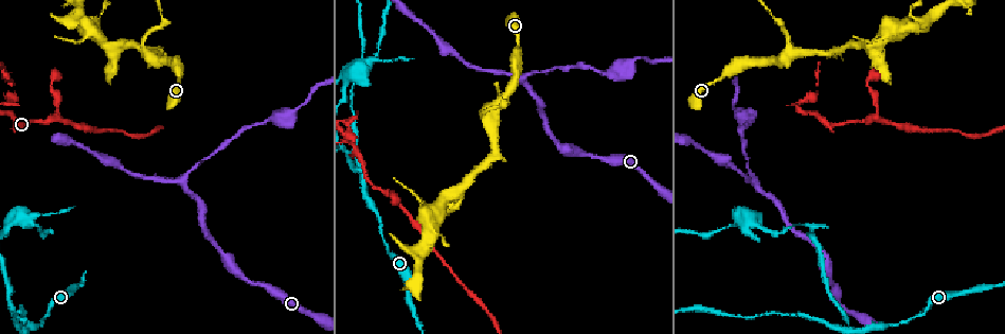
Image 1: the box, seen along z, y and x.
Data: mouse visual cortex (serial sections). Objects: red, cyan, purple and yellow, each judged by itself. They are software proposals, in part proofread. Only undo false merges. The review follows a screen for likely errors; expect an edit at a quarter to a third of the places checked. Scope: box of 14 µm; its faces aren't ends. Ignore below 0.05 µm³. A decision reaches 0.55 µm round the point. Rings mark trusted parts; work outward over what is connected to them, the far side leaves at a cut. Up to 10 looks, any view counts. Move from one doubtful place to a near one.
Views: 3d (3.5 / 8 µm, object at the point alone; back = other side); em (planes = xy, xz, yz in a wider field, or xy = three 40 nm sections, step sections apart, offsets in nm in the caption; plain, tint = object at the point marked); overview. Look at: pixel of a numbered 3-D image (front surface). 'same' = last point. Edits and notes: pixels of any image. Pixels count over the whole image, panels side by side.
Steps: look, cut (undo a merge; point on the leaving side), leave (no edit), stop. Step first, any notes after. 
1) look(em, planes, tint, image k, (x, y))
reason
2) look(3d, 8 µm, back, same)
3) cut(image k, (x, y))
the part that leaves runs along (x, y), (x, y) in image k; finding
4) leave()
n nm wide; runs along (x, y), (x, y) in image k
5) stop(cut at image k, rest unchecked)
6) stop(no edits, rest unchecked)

look(3d, 3.5 µm, image 1, (501, 105))
abrupt turn

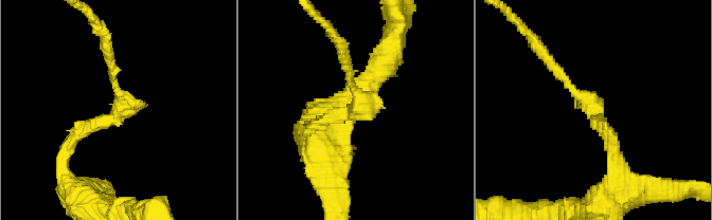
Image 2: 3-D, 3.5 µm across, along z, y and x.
look(em, xy, step 1, tint, image 2, (357, 112))

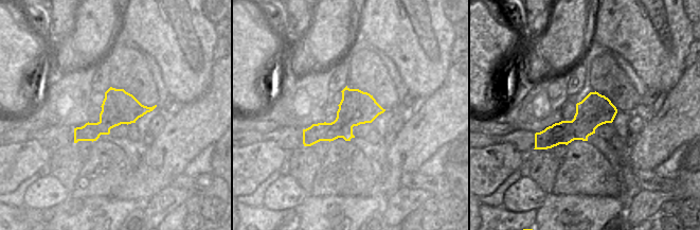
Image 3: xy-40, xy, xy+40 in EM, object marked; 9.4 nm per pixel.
look(em, xy, step 3, tint, same)

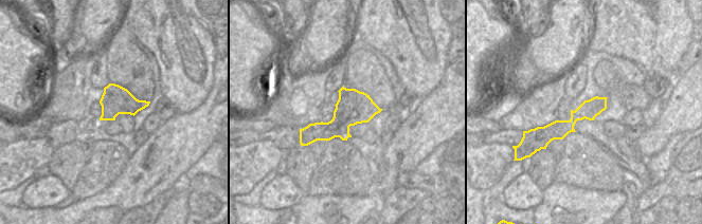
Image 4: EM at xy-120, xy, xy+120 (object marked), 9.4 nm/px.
cut(image 2, (544, 55))
the part that leaves runs along (567, 83), (532, 37), (527, 37) in image 2; two cells meet here

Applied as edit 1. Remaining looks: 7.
look(overview)
see it whole again

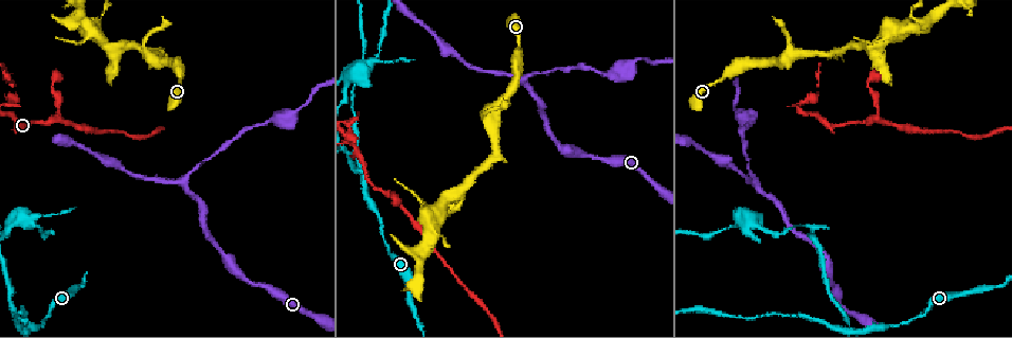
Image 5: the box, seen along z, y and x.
look(3d, 3.5 µm, image 5, (55, 121))
three-way junction

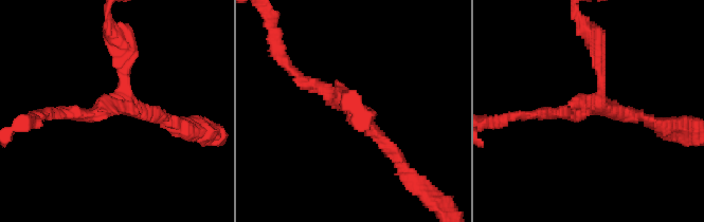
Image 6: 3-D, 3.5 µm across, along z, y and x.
look(em, xy, step 1, tint, image 6, (119, 106))
shape alone is not enough

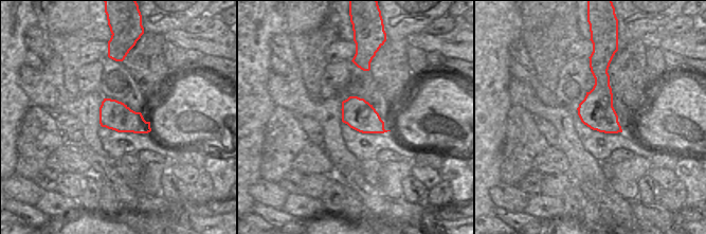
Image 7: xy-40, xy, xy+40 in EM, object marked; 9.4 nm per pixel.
leave()
runs along (298, 74), (362, 117), (401, 164) in image 6; all the same cell

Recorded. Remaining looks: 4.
look(3d, 3.5 µm, image 5, (818, 92))
narrows sharply

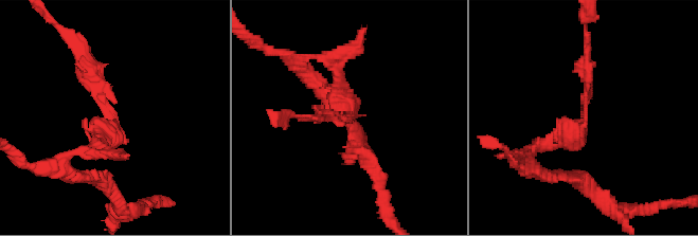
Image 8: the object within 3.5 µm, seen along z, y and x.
look(em, xy, step 2, tint, image 8, (340, 115))
arms of 150, 200 nm

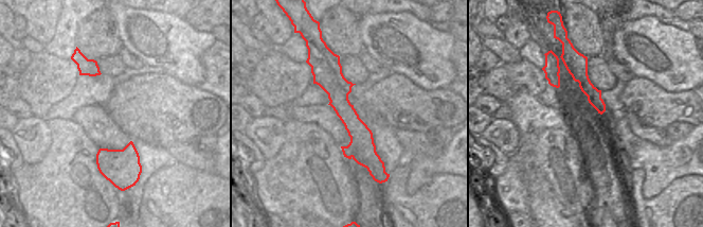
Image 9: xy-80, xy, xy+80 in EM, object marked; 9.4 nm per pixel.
cut(image 8, (96, 86))
the part that leaves runs along (104, 116), (104, 84), (61, 29) in image 8; two cells meet here

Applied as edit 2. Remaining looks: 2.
stop(cut at image 2, cut at image 8, rest unchecked)

